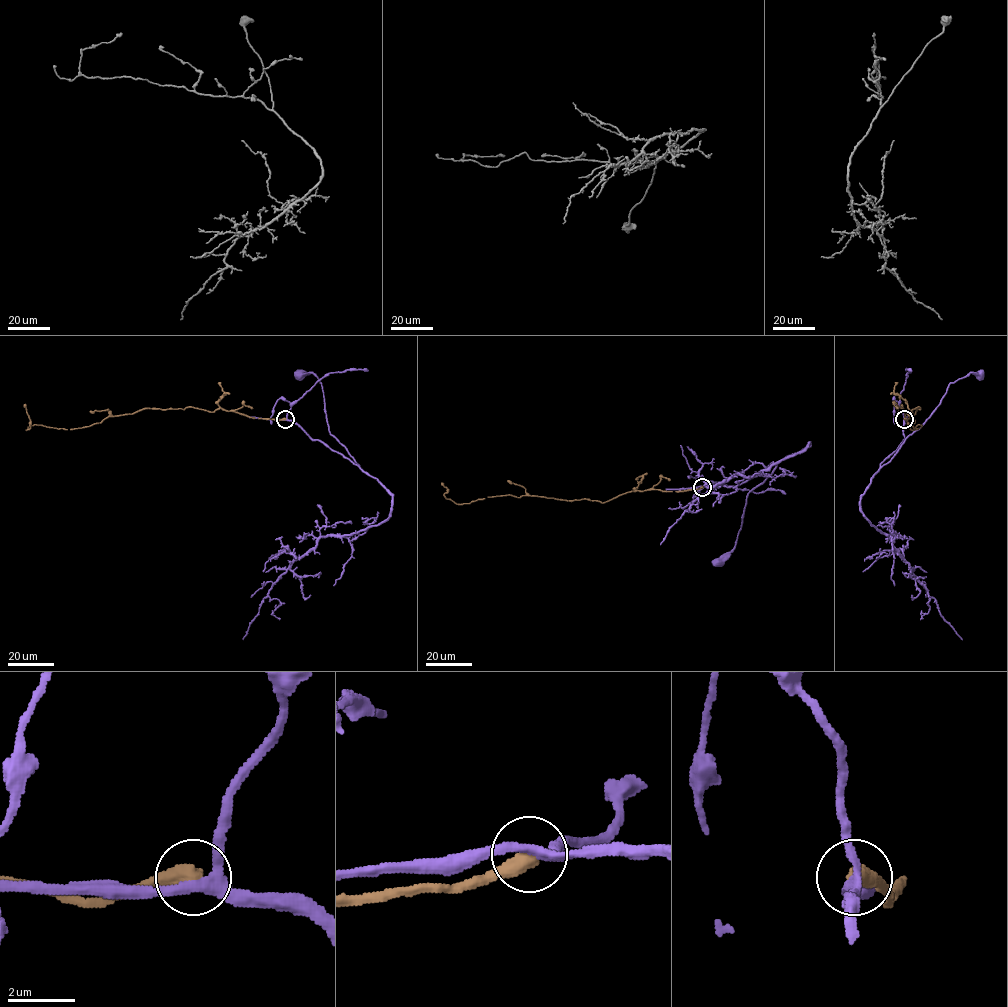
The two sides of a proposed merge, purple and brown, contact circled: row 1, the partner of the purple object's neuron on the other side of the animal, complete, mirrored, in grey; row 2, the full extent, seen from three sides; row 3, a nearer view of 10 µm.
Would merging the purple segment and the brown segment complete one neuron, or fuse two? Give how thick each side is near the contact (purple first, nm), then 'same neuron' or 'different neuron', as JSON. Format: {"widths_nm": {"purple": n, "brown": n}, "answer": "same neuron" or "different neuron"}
{"widths_nm": {"purple": 280, "brown": 550}, "answer": "different neuron"}

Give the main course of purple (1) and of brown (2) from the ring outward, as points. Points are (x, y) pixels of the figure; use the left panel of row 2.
1: (285, 419), (292, 420), (311, 438), (319, 440), (359, 467), (330, 434), (321, 383), (312, 372), (300, 376)
2: (285, 418), (253, 418), (220, 408), (145, 408), (81, 428), (35, 424), (26, 429), (30, 421), (24, 404)

